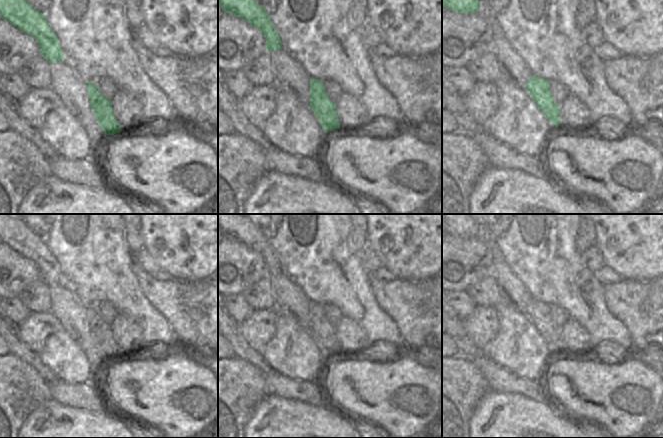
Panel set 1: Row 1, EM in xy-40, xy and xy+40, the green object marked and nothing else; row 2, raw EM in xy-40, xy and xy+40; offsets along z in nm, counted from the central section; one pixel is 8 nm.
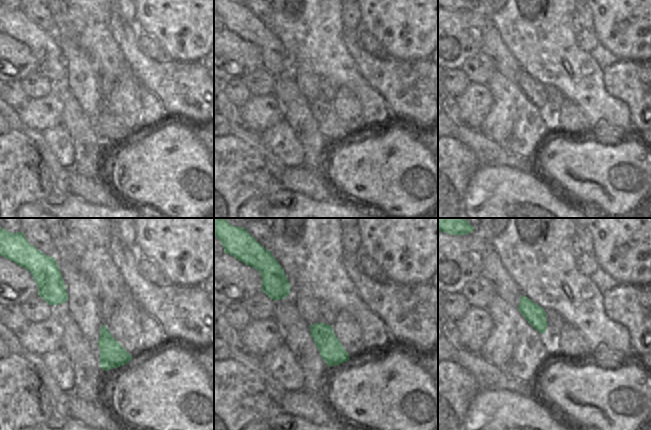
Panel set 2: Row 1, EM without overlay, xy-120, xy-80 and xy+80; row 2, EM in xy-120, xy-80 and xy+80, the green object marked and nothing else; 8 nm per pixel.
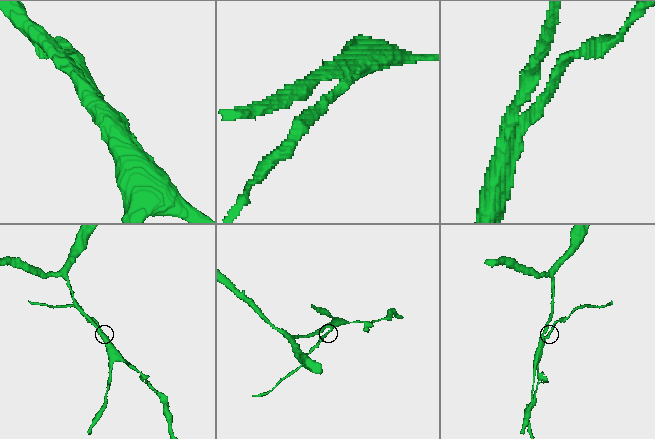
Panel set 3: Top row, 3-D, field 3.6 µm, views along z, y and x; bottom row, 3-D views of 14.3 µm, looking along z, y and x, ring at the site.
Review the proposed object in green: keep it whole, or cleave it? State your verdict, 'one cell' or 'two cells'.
two cells

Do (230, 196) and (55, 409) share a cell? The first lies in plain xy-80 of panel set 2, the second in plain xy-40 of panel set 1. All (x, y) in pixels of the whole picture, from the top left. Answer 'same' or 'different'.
different

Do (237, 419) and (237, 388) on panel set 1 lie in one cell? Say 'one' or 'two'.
one

